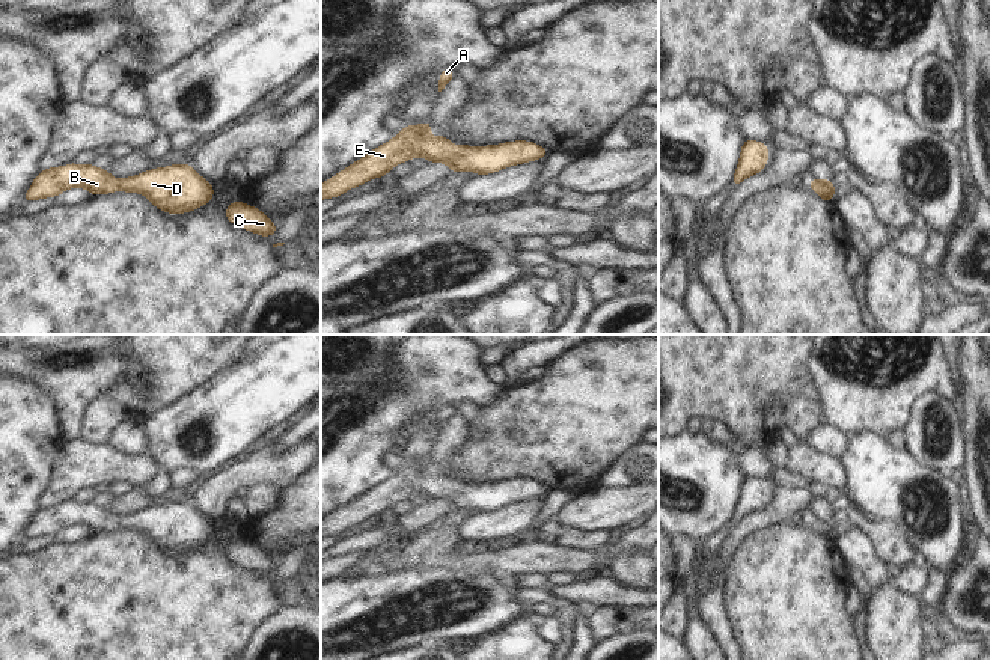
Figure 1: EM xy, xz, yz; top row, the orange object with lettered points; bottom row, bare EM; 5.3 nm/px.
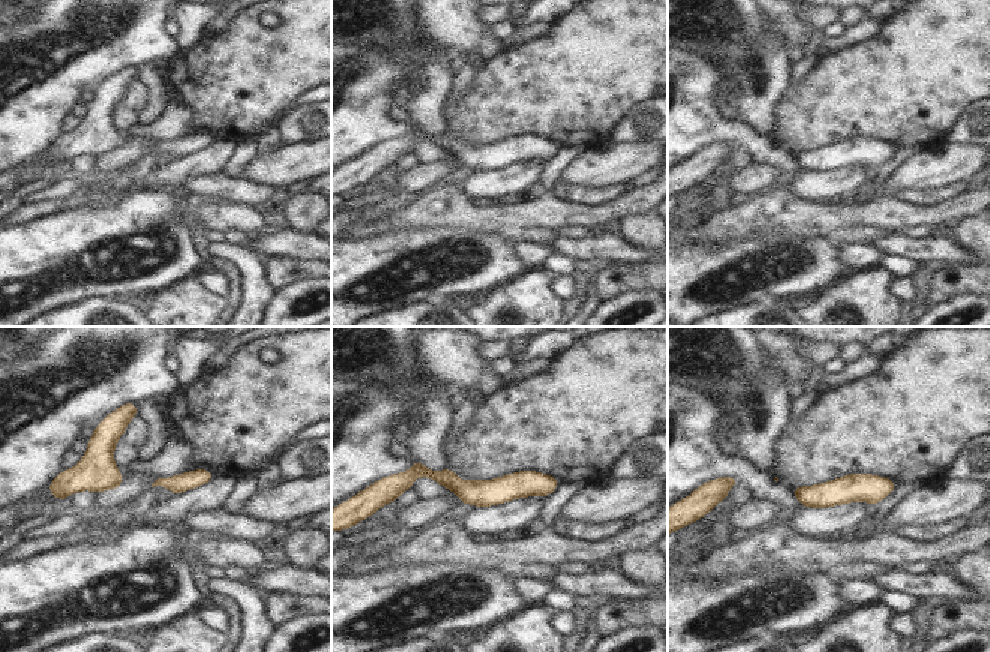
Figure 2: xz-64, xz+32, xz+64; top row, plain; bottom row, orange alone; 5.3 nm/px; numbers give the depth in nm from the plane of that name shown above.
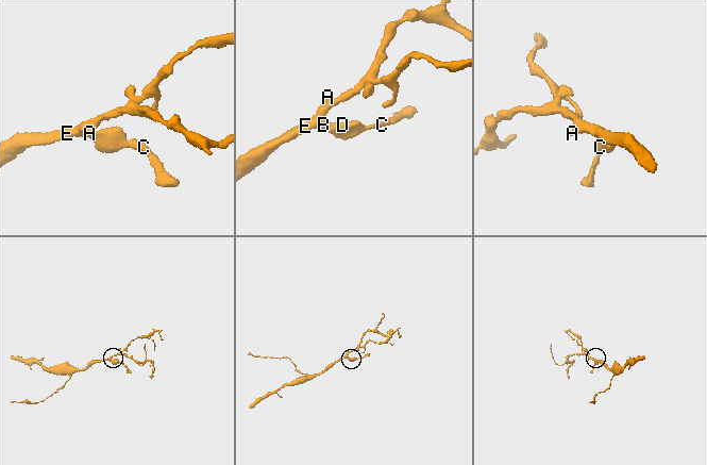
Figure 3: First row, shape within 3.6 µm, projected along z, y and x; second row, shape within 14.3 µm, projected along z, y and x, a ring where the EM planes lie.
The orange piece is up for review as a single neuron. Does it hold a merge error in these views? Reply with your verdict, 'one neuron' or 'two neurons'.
one neuron

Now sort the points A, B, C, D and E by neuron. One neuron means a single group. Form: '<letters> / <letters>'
A B C D E

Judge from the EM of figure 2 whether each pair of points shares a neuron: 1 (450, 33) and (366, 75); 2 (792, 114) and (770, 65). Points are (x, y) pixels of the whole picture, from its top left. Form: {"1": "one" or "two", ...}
{"1": "one", "2": "two"}

